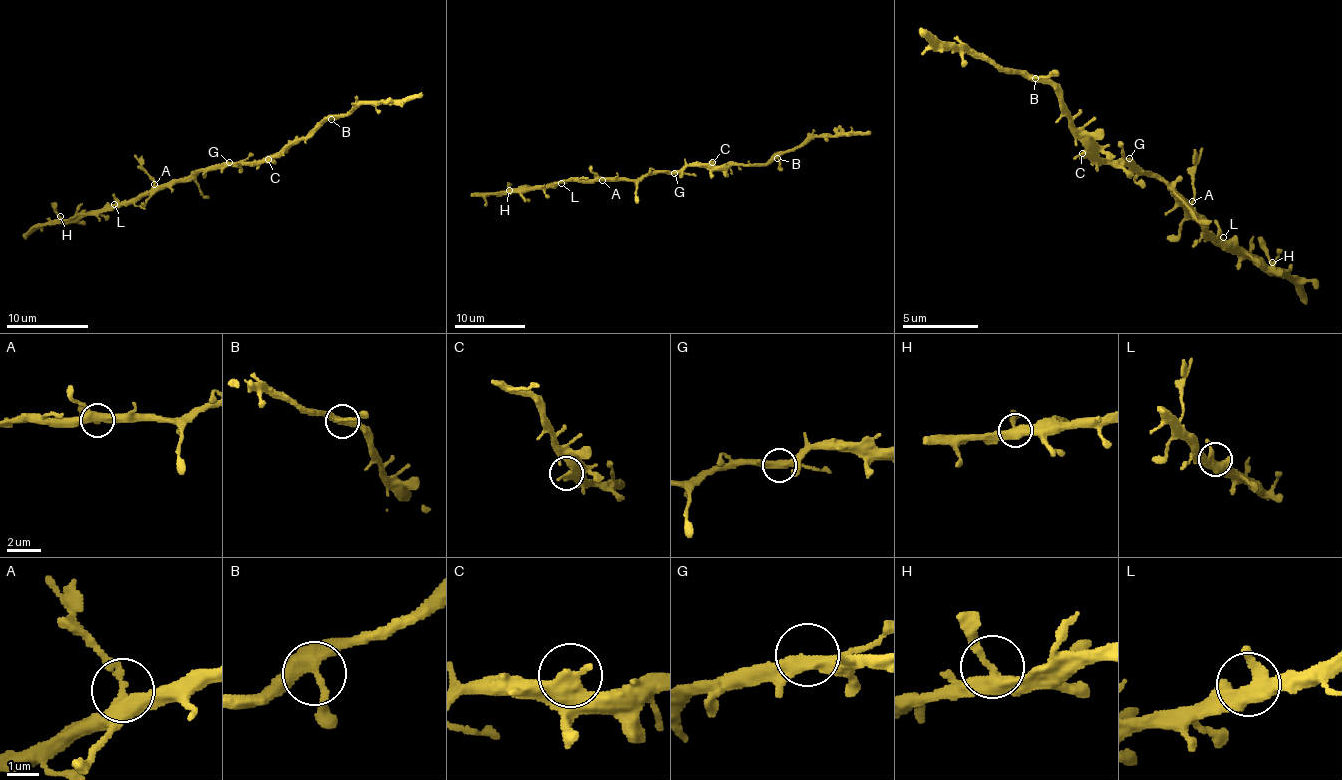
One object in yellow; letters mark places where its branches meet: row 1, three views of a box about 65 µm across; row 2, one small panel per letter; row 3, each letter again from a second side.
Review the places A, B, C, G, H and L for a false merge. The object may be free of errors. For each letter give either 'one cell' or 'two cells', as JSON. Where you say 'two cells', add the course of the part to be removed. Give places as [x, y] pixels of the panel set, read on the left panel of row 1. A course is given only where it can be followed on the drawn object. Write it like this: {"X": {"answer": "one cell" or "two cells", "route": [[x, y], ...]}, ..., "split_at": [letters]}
{"A": {"answer": "two cells", "route": [[153, 185], [154, 179], [134, 154]]}, "B": {"answer": "one cell"}, "C": {"answer": "one cell"}, "G": {"answer": "one cell"}, "H": {"answer": "one cell"}, "L": {"answer": "one cell"}, "split_at": ["A"]}

